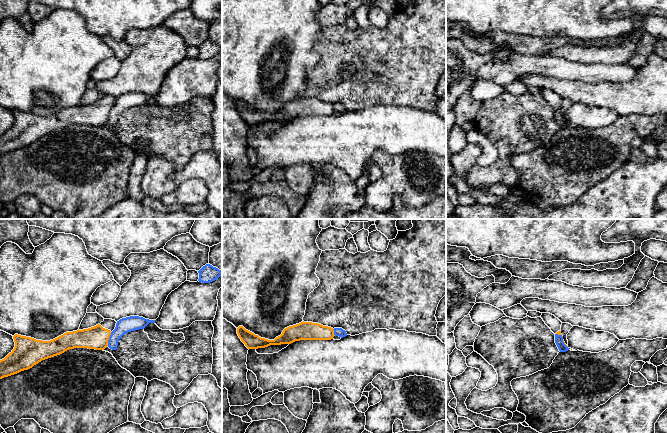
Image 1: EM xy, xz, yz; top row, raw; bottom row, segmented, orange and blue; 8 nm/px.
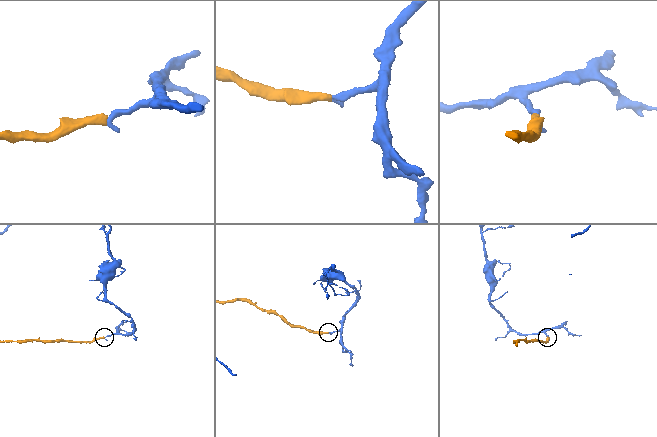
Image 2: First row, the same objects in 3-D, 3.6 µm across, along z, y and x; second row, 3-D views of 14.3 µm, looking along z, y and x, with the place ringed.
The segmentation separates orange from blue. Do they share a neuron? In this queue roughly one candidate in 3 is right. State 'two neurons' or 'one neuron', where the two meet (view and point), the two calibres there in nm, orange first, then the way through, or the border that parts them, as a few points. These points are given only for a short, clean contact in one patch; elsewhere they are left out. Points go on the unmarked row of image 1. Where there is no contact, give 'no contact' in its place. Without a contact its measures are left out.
two neurons; meets orange in xy at (108, 115); 180 nm thick on the orange side, 120 nm on the other; border along xy (111, 108), (107, 121)

